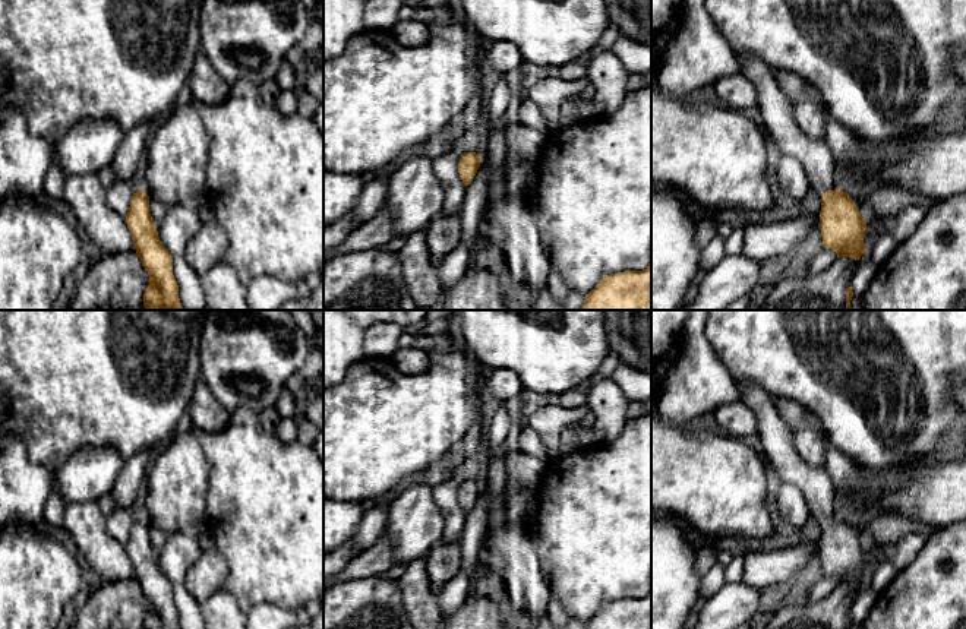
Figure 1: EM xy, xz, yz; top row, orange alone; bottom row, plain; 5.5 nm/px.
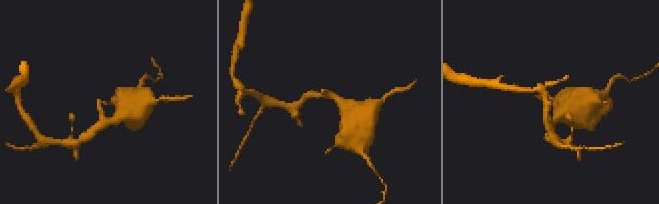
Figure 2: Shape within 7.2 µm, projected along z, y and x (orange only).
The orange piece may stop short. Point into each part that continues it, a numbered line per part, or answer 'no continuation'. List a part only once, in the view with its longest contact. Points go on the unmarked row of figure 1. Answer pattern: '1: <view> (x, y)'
1: yz (776, 436)

